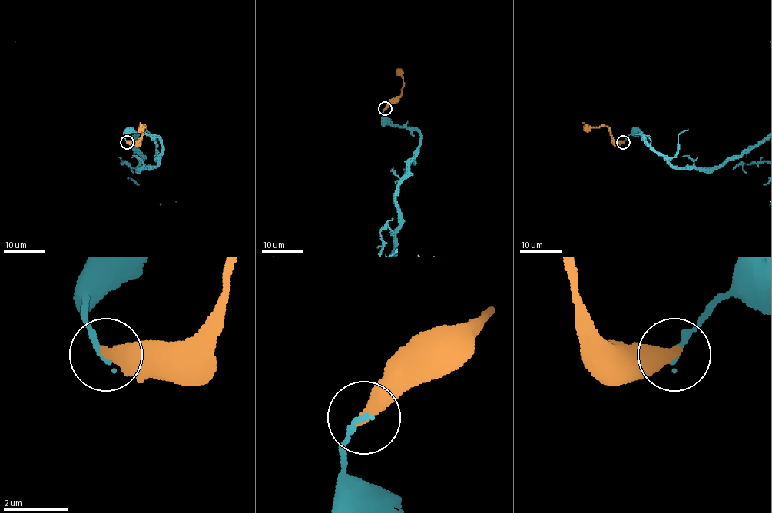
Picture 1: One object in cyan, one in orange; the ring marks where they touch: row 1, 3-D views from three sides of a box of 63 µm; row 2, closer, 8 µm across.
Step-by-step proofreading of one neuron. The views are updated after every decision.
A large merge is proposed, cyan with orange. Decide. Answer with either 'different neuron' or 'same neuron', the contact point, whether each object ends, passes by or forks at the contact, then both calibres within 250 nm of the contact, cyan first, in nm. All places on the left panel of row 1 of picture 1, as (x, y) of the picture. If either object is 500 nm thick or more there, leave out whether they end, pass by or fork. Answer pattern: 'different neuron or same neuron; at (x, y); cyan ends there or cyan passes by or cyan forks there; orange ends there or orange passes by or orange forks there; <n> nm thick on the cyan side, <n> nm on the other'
different neuron; at (127, 142); cyan ends there; orange ends there; 170 nm thick on the cyan side, 440 nm on the other

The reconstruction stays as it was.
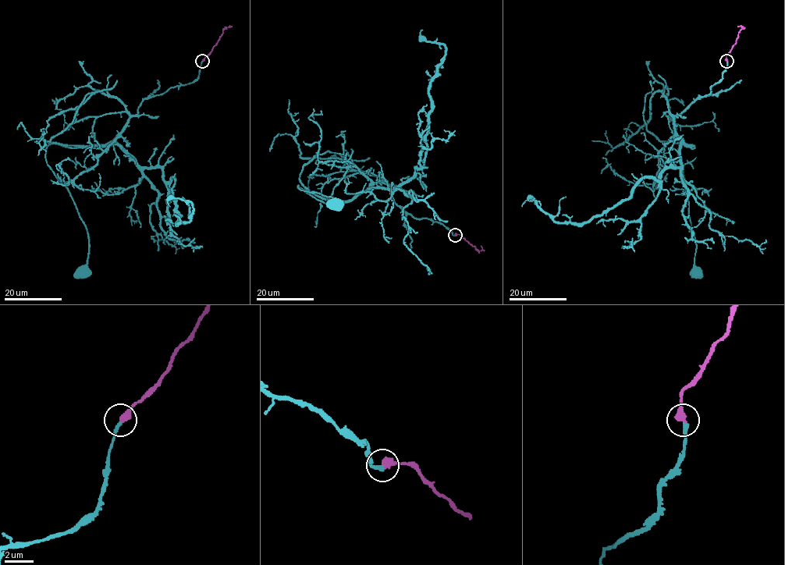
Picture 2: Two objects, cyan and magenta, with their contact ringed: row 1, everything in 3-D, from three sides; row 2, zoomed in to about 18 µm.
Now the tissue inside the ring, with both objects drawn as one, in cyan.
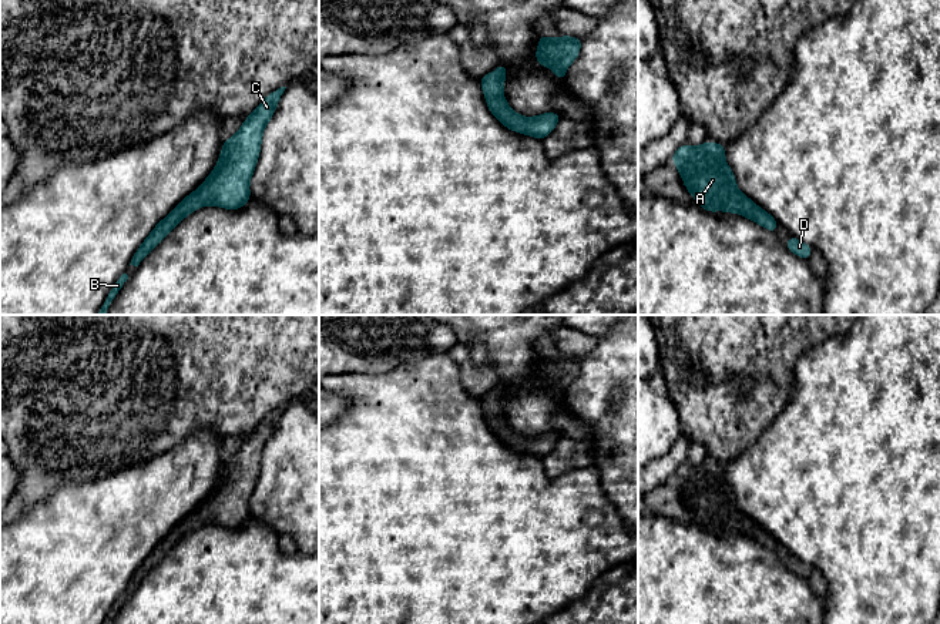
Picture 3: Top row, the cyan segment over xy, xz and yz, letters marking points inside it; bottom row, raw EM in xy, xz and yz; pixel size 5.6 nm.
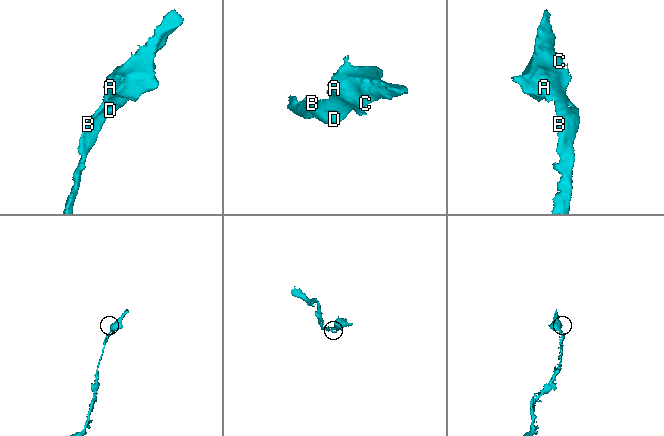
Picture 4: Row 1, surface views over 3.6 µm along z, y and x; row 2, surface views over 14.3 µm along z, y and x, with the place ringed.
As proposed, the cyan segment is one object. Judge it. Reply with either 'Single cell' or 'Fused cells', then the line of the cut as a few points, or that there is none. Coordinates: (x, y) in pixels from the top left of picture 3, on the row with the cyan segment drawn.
Single cell. No split

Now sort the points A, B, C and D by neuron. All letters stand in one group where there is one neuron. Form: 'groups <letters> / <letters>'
groups A B C D

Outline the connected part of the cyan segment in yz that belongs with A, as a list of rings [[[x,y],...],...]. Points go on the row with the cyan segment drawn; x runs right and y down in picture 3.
[[[684,142],[671,157],[671,162],[677,164],[688,192],[705,211],[741,214],[776,232],[779,222],[738,189],[722,144],[702,142],[691,147]]]

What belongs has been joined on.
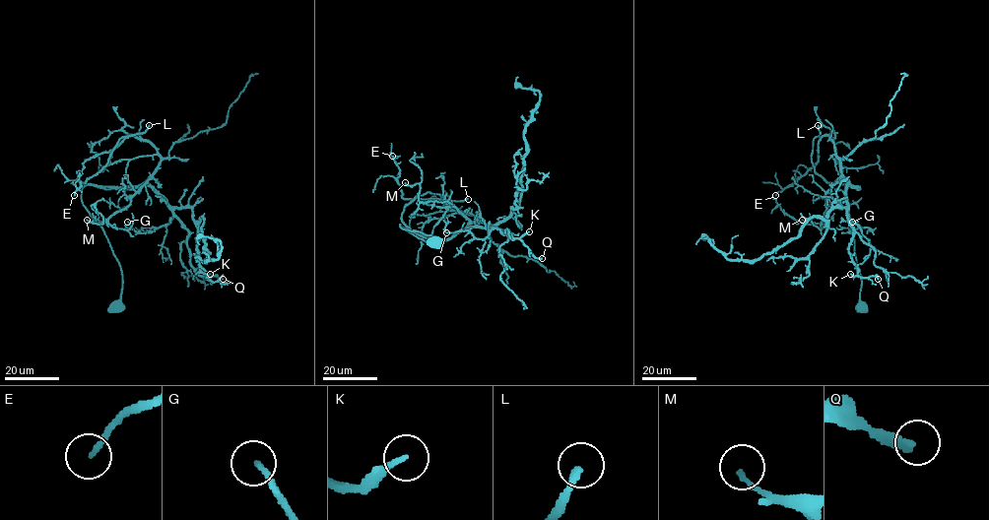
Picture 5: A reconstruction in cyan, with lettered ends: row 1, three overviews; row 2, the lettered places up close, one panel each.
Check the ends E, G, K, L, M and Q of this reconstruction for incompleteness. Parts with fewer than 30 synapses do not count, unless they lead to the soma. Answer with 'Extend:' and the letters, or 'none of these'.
Extend: K, L

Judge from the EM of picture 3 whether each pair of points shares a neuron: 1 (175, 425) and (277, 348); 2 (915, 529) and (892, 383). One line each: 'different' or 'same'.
1: same
2: same

